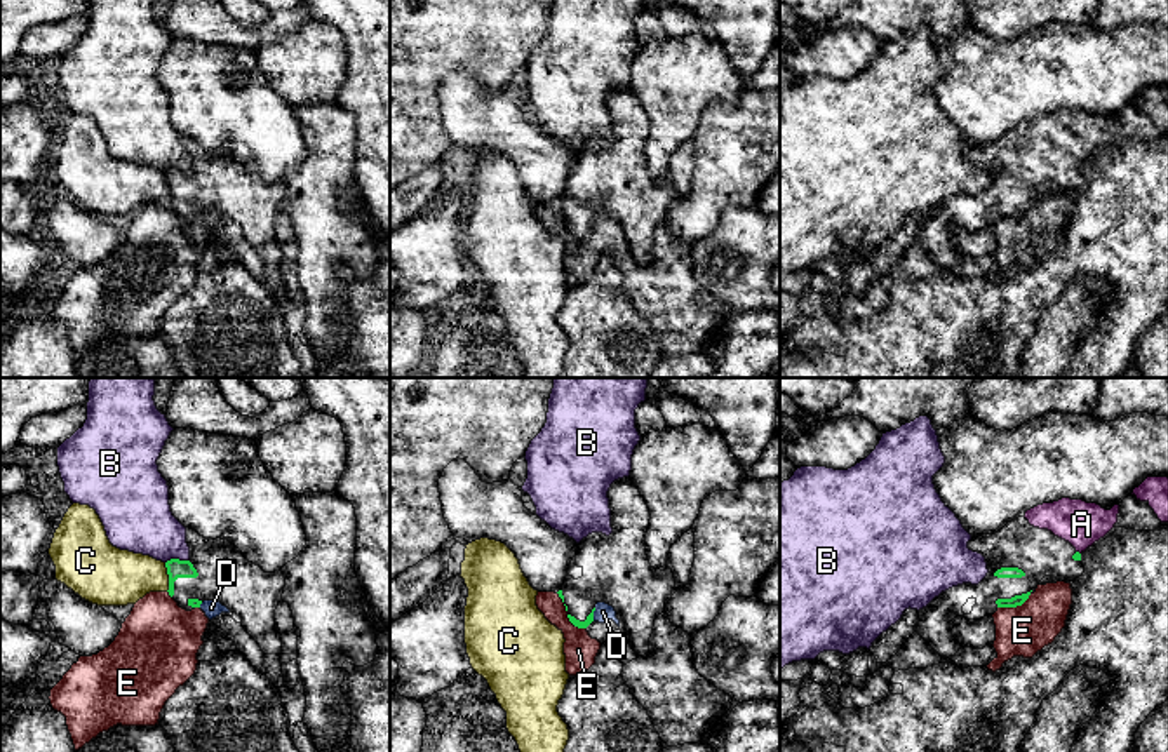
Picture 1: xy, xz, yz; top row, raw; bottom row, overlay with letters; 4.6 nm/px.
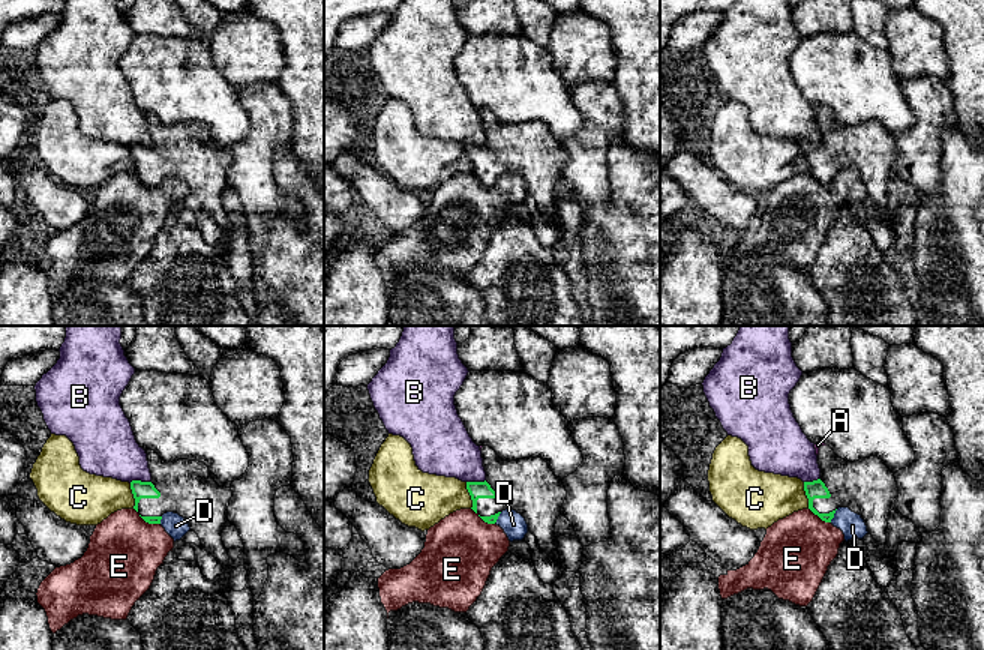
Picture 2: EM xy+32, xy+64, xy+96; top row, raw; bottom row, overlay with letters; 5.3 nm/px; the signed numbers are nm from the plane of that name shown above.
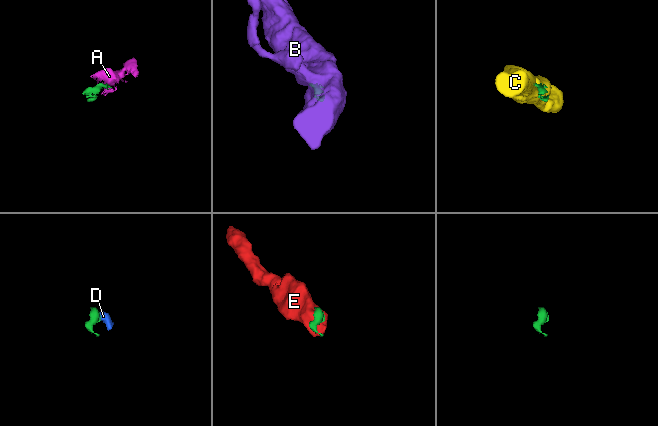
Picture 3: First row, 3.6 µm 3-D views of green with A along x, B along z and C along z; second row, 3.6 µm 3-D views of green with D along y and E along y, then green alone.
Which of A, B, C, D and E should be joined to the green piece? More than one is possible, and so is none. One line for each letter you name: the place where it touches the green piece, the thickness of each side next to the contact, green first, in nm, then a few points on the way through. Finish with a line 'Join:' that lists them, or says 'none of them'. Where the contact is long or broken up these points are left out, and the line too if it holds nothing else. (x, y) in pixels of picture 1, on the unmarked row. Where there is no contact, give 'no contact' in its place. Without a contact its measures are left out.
A: meets green in yz at (1078, 162); 40 nm thick on the green side, 200 nm on the other
Join: A

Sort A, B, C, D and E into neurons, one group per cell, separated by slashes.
A / B / C / D E

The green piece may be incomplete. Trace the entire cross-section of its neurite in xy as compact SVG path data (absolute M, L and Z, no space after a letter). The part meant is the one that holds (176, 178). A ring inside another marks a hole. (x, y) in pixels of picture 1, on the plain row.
M186 138L190 169L165 172L169 205L179 218L191 221L204 211L219 211L242 228L245 242L265 263L261 282L280 299L282 249L275 238L275 219L282 211L282 181L265 183L228 150L207 150Z

